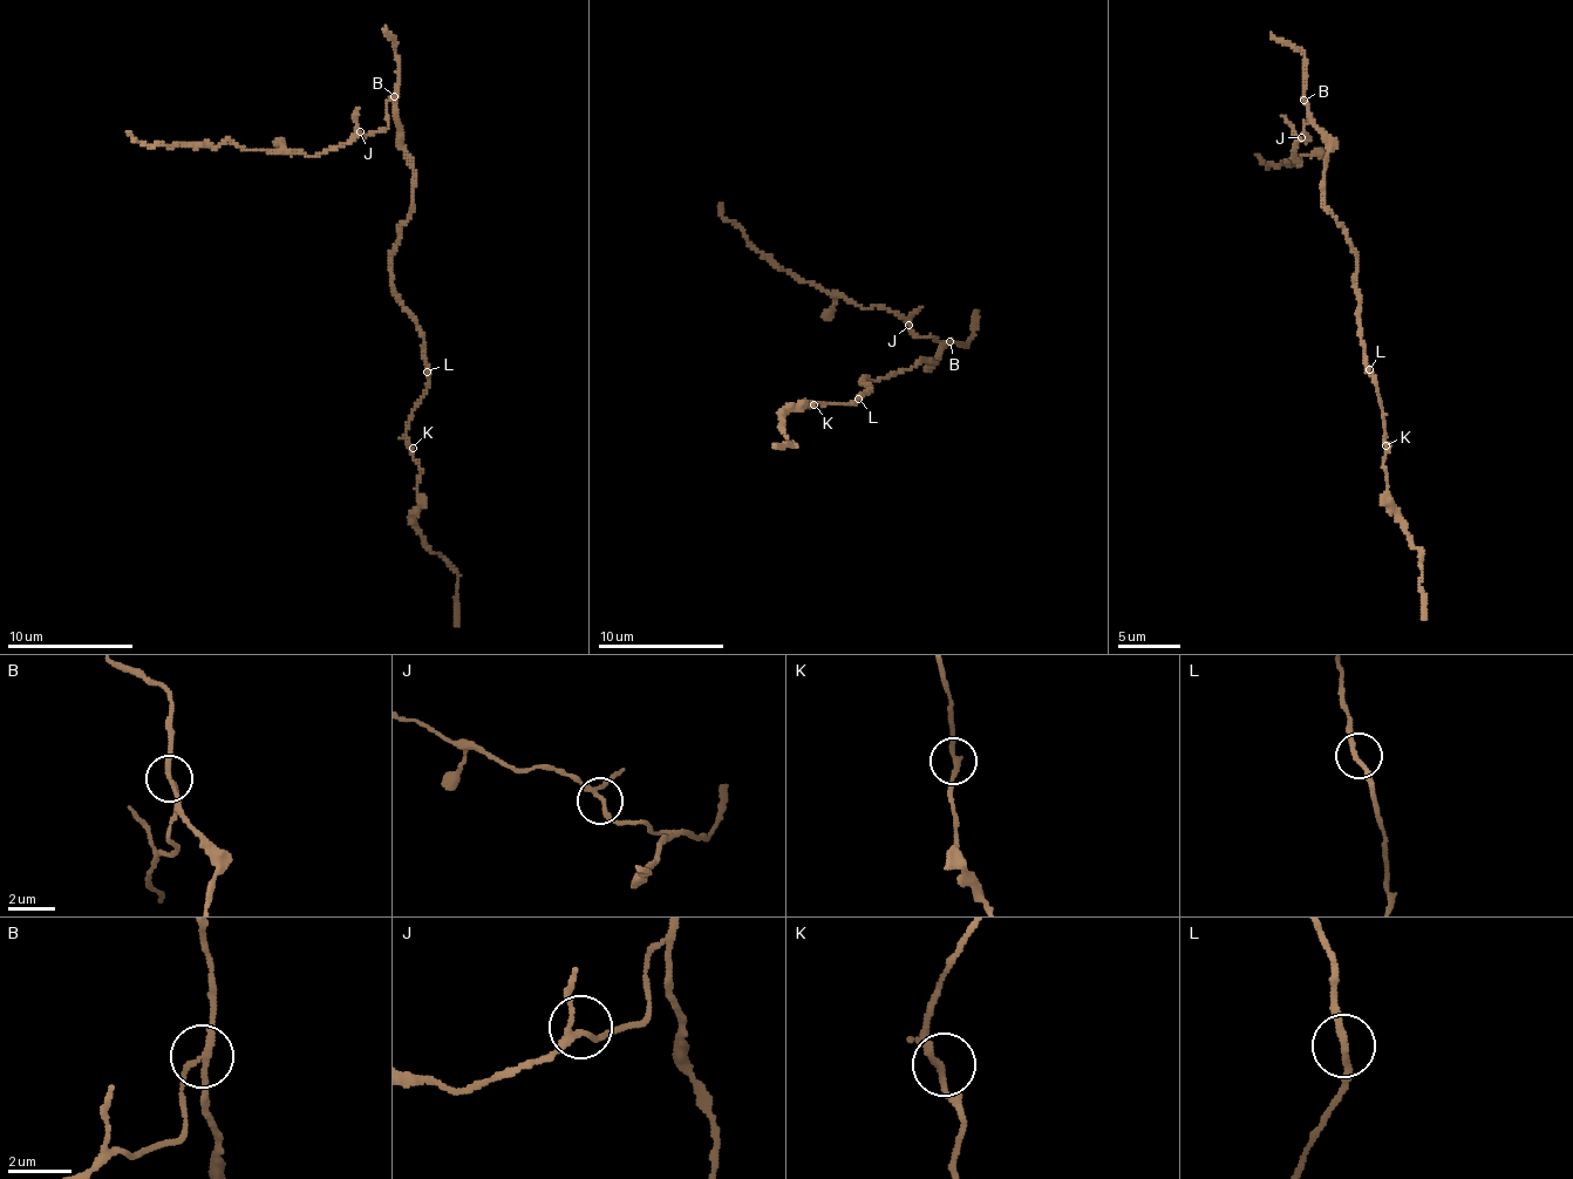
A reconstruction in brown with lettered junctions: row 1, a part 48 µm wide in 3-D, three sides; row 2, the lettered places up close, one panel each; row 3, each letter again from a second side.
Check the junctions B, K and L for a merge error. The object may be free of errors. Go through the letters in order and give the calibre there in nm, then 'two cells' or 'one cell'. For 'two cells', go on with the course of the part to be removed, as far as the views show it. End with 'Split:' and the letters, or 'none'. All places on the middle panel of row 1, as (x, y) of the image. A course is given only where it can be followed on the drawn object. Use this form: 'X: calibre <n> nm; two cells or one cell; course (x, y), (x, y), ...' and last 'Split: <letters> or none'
B: calibre 170 nm; two cells; course (951, 341), (920, 336), (885, 308), (858, 305), (798, 283), (795, 277), (774, 267), (723, 218), (720, 203)
K: calibre 170 nm; one cell
L: calibre 200 nm; one cell
Split: B

